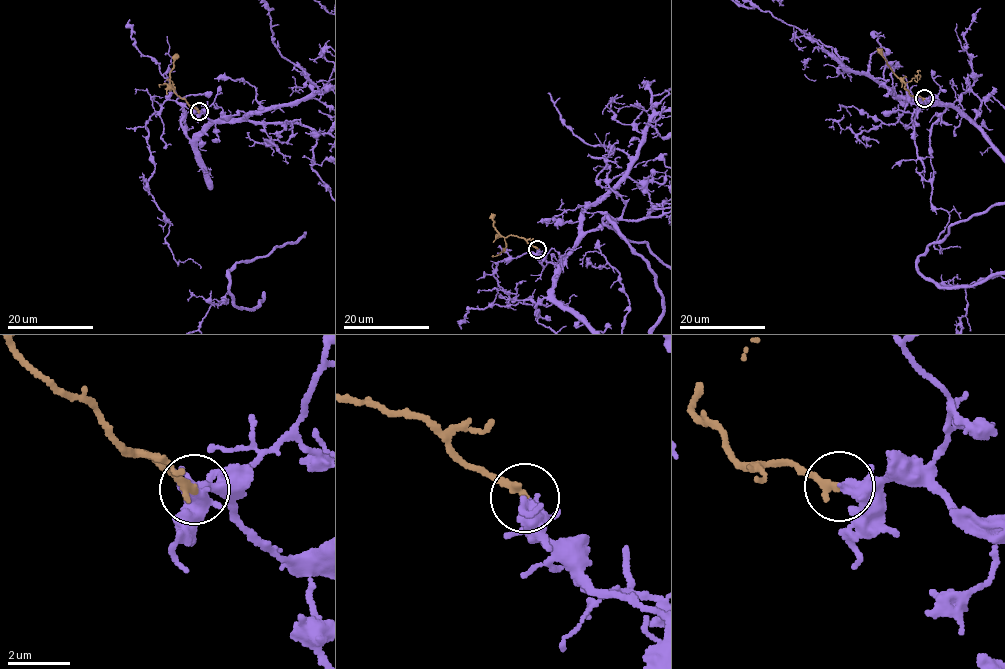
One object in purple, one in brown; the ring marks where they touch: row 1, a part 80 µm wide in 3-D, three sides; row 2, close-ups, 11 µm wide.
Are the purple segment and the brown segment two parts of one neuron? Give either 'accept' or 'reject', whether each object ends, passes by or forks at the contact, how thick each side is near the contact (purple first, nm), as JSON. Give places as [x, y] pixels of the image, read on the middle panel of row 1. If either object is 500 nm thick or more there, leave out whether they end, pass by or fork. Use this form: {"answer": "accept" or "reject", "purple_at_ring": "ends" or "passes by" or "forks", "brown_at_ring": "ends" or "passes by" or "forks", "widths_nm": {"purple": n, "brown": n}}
{"answer": "accept", "purple_at_ring": "forks", "brown_at_ring": "ends", "widths_nm": {"purple": 280, "brown": 260}}

